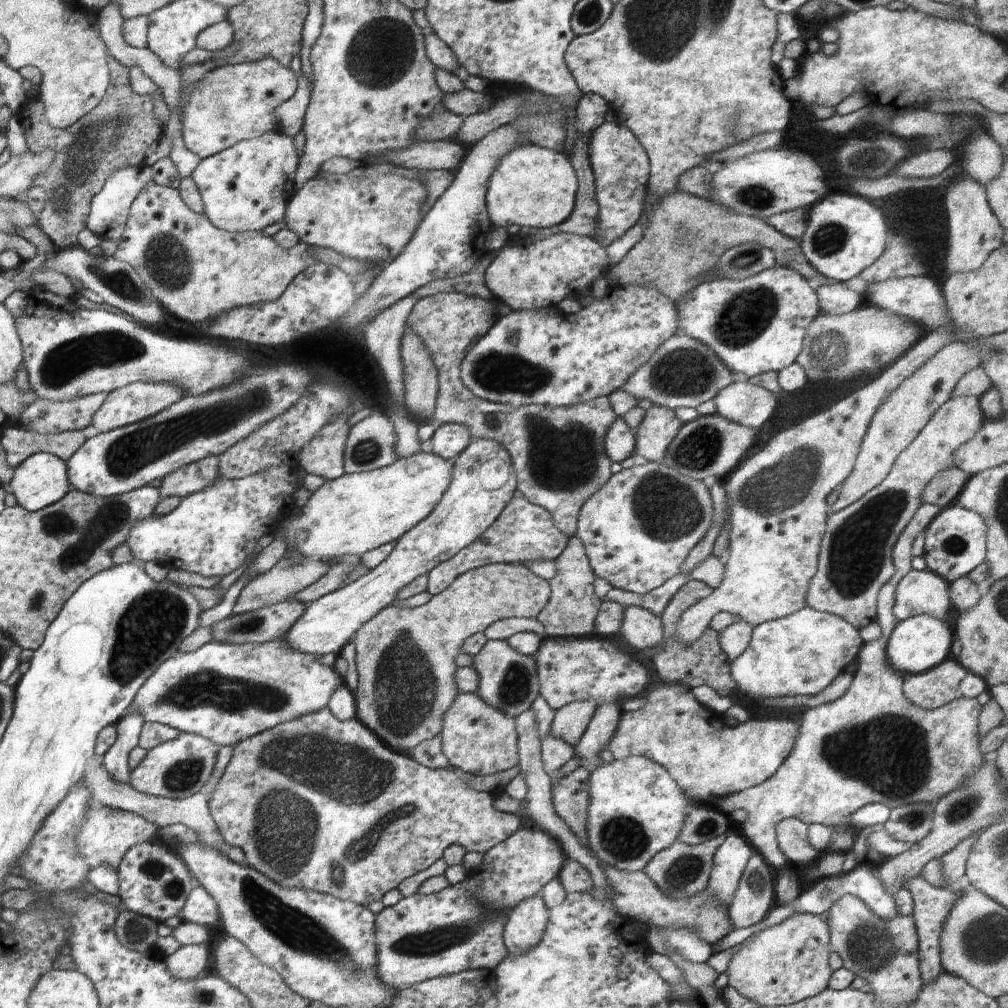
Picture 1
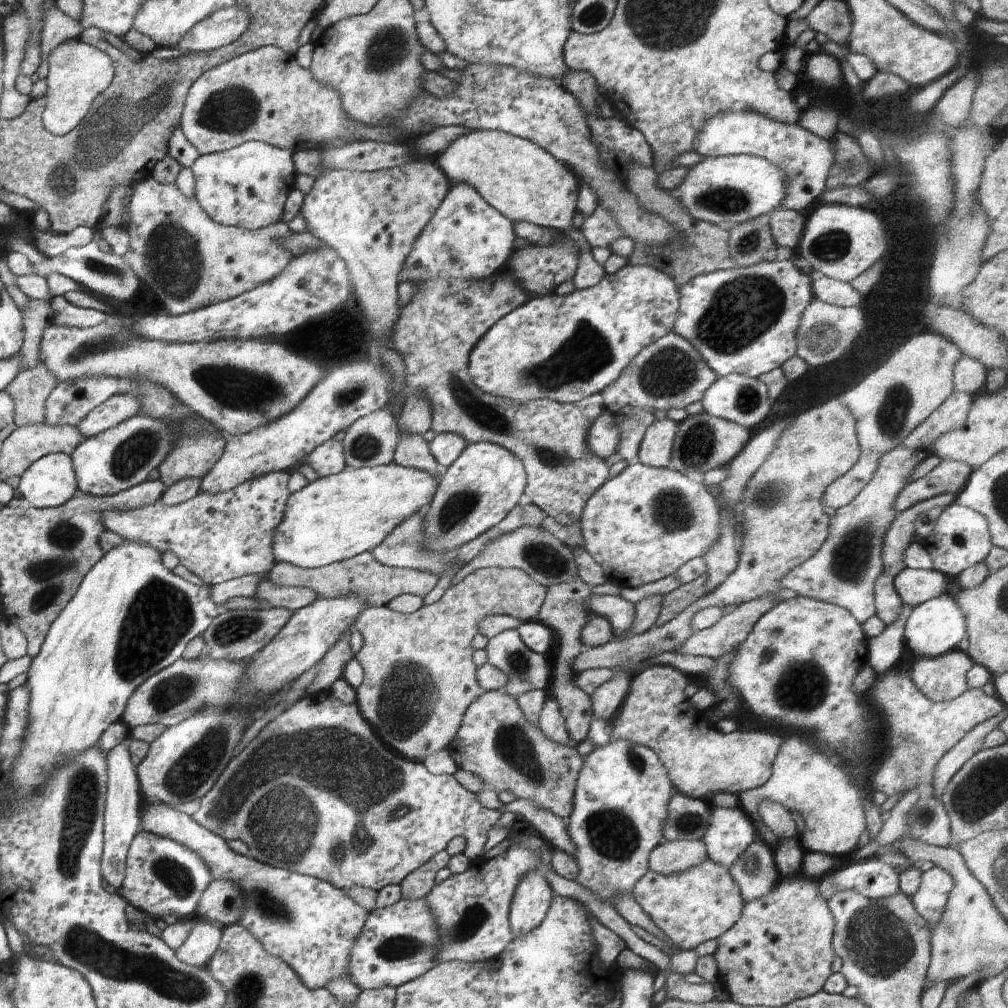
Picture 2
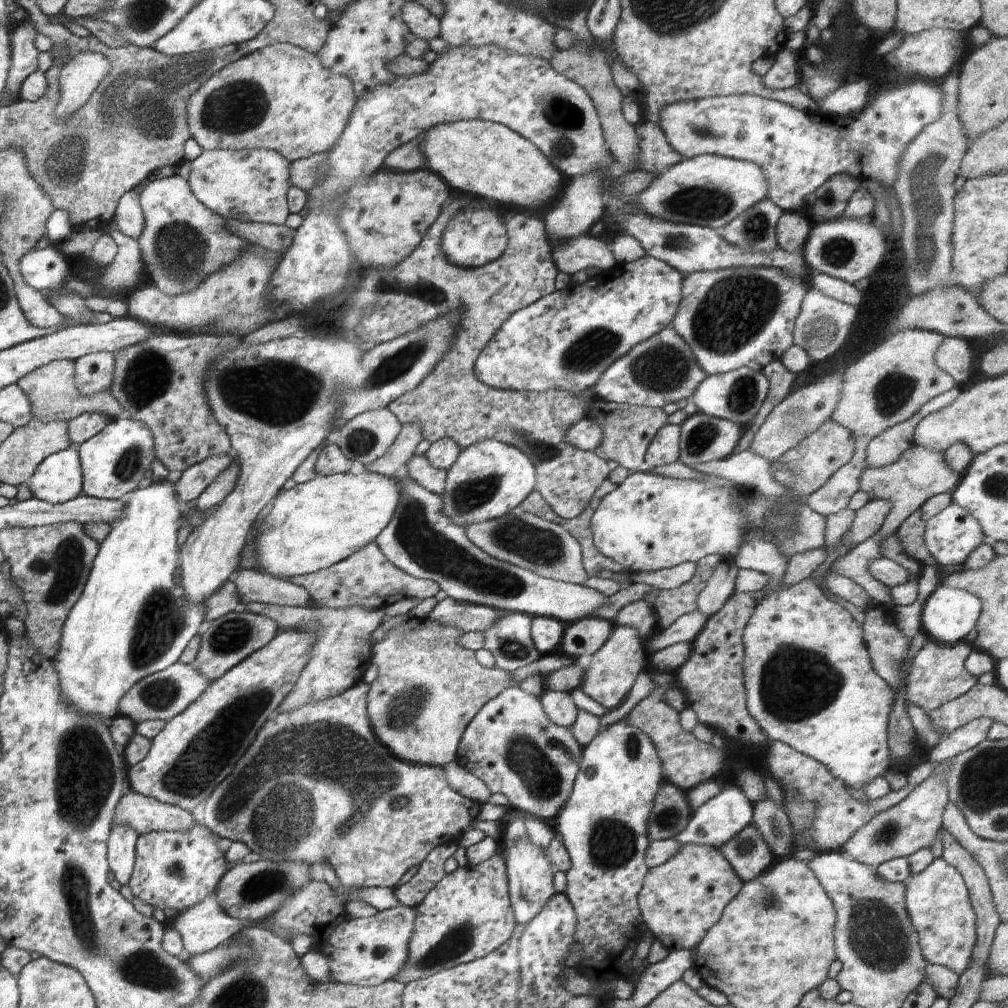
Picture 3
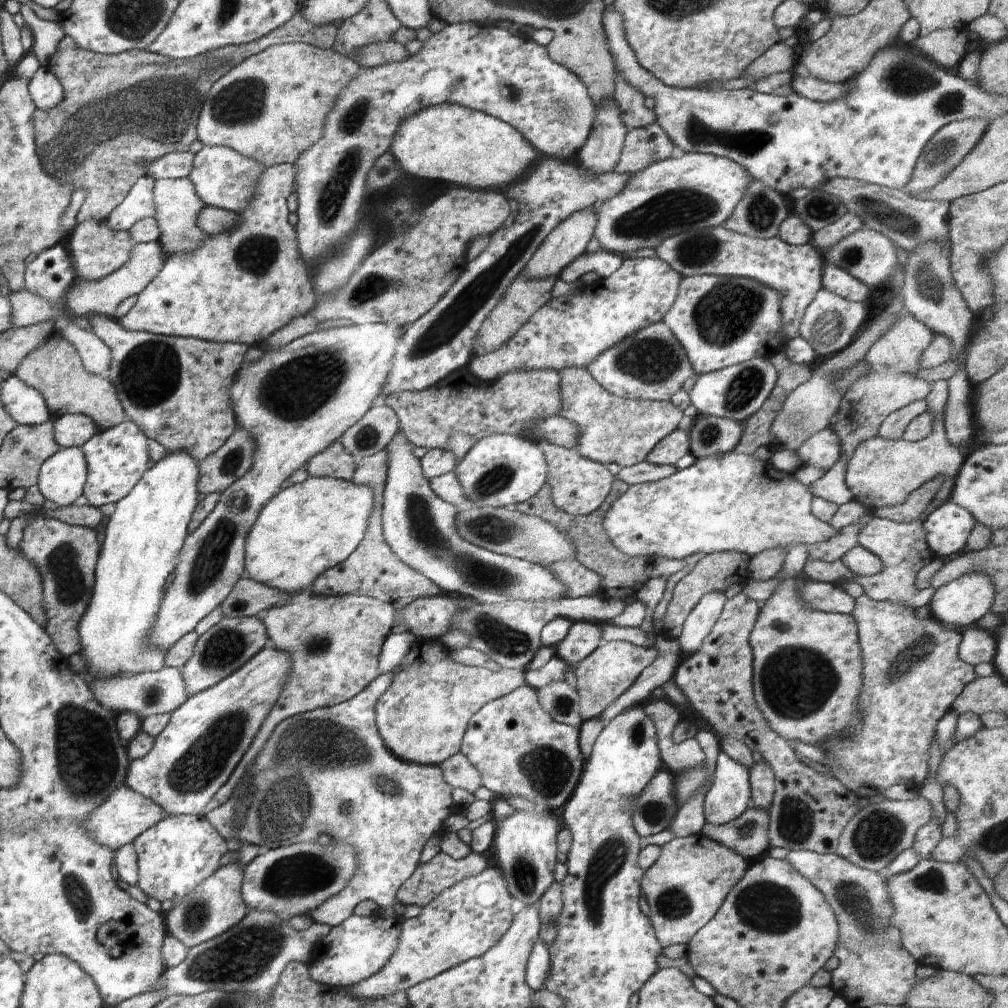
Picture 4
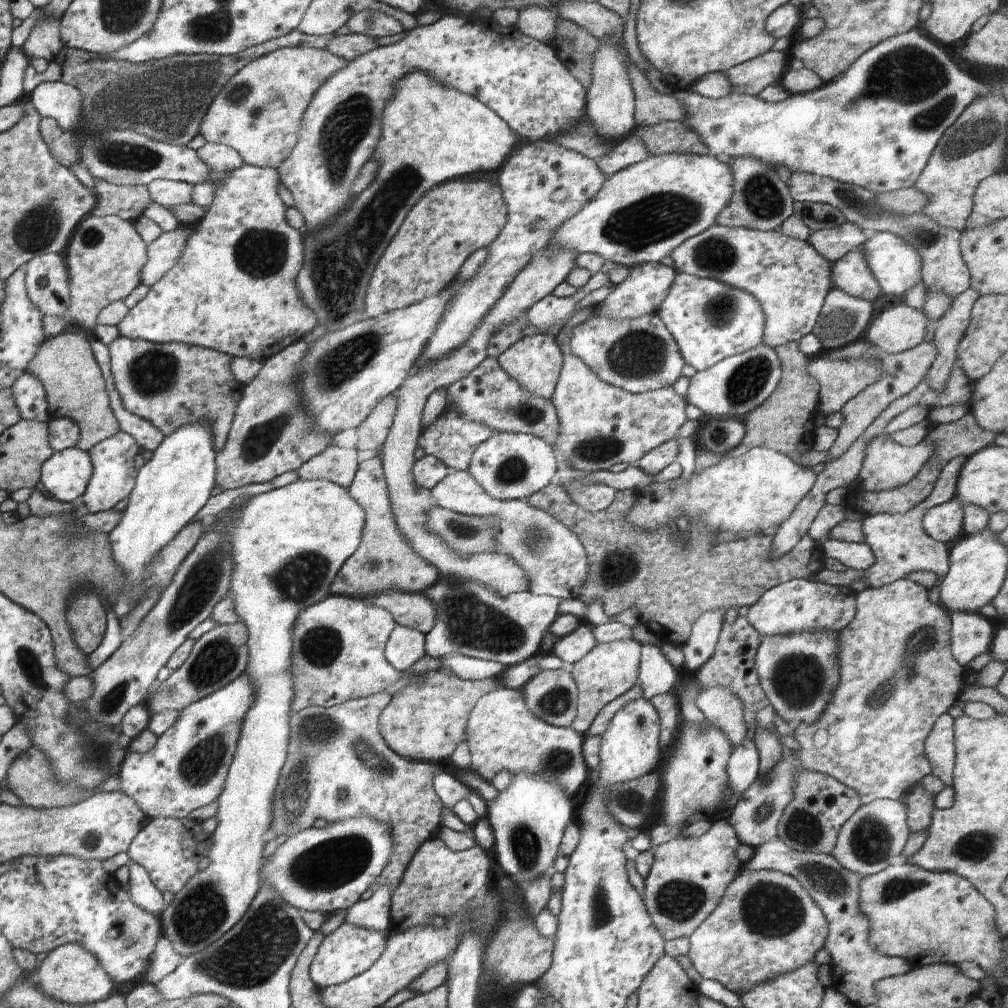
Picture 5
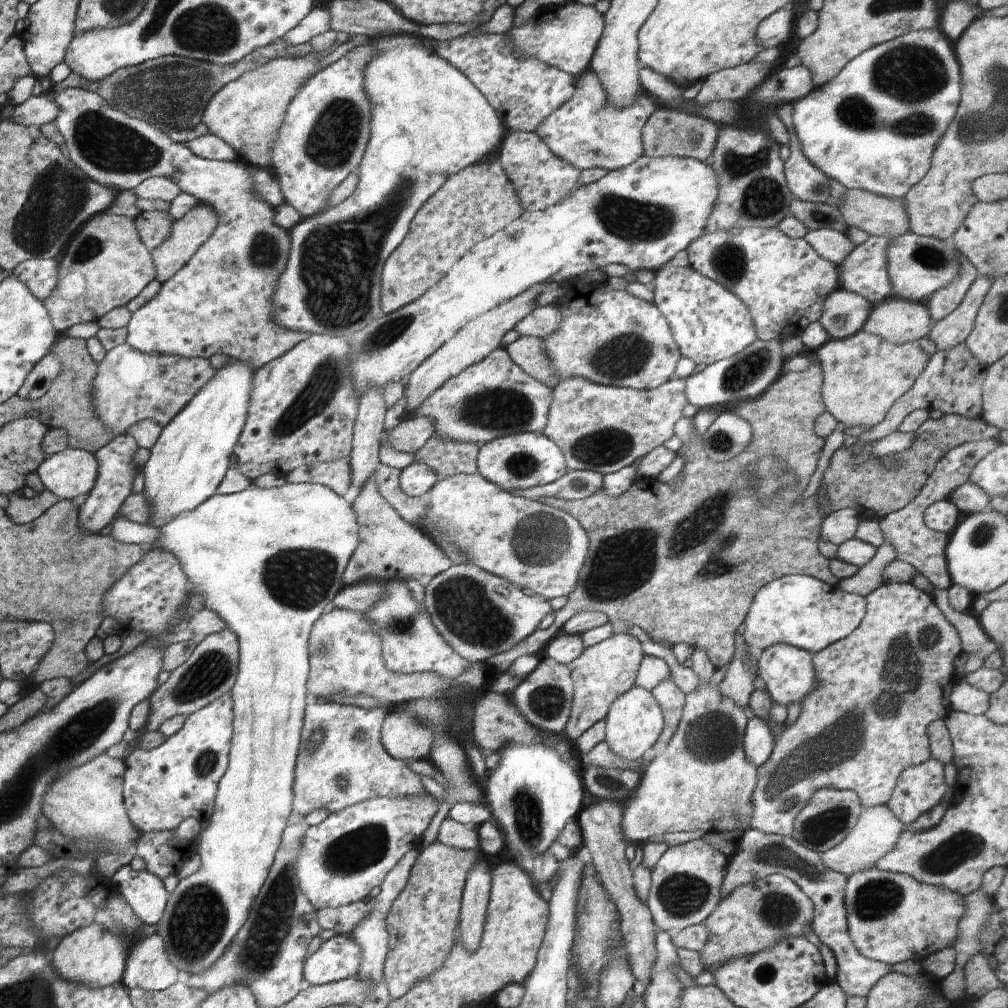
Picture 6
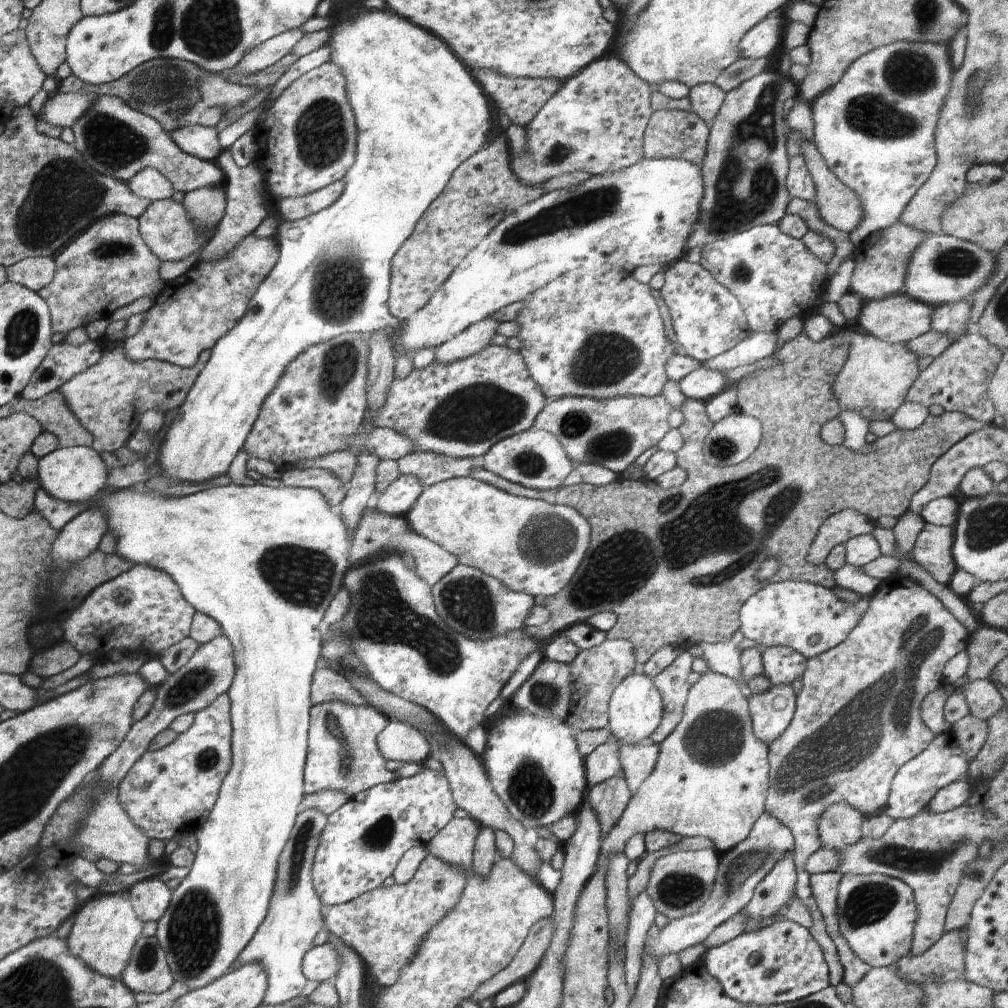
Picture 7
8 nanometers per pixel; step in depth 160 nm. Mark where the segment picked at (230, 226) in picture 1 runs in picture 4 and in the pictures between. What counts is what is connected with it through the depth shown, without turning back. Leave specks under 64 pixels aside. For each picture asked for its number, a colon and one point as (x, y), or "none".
2: (247, 186)
3: (247, 185)
4: (223, 178)

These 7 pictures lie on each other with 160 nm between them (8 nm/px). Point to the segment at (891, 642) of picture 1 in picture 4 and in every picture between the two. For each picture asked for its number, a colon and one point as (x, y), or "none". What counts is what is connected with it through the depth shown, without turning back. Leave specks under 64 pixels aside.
2: (933, 628)
3: (947, 615)
4: (962, 602)

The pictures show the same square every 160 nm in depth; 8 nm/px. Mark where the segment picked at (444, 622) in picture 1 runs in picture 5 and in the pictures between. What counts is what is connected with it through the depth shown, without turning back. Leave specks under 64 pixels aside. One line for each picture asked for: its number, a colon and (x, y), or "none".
2: (419, 679)
3: (428, 687)
4: (422, 716)
5: (424, 721)

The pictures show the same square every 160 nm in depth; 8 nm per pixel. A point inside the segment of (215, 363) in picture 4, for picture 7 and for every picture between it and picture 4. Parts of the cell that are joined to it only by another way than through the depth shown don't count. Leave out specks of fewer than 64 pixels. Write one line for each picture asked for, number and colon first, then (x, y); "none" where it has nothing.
5: (171, 385)
6: (130, 386)
7: (109, 398)

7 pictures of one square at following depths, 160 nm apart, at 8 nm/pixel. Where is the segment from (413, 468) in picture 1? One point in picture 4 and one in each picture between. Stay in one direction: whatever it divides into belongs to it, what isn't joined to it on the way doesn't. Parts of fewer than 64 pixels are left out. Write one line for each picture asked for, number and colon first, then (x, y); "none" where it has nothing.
2: (336, 517)
3: (315, 524)
4: (309, 527)

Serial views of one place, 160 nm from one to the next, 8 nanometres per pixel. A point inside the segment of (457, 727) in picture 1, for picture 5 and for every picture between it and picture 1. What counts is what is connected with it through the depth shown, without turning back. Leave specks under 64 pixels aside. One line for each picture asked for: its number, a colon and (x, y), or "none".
2: (495, 742)
3: (511, 745)
4: (518, 749)
5: (502, 734)

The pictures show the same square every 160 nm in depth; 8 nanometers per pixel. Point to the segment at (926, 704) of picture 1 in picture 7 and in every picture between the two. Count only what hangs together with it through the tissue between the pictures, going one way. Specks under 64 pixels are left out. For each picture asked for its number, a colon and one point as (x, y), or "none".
2: (943, 678)
3: (938, 674)
4: (912, 673)
5: (897, 672)
6: (876, 691)
7: (857, 720)

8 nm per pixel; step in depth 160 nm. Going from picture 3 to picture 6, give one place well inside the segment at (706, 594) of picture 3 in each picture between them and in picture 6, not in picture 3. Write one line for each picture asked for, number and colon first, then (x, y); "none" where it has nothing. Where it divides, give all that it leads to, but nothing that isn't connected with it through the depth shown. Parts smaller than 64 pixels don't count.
4: (699, 622)
5: (704, 634)
6: (701, 781)

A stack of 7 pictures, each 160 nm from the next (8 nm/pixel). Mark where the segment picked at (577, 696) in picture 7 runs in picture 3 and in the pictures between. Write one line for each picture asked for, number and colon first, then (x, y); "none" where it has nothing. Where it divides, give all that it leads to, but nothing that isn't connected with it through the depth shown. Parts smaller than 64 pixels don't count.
3: (615, 665)
4: (610, 670)
5: (609, 670)
6: (604, 671)

